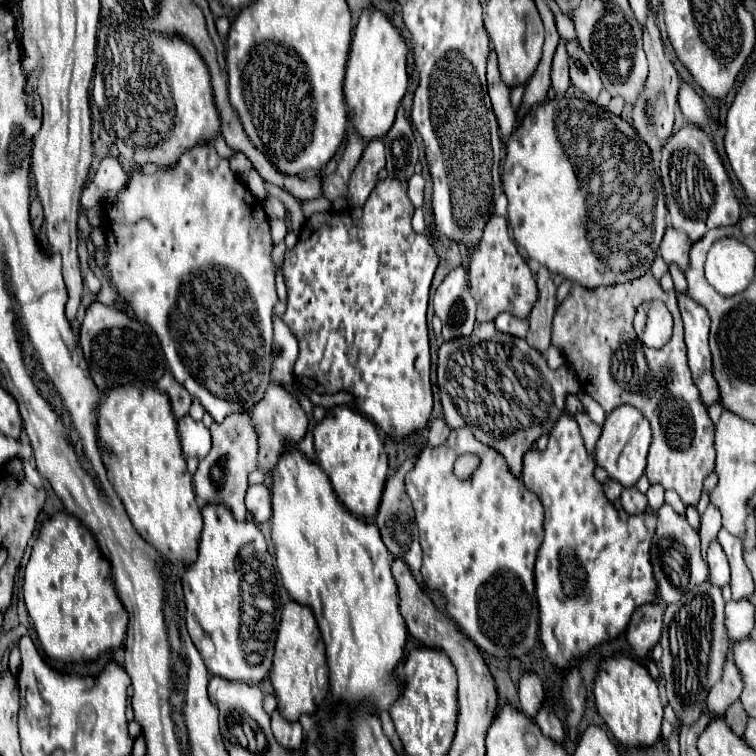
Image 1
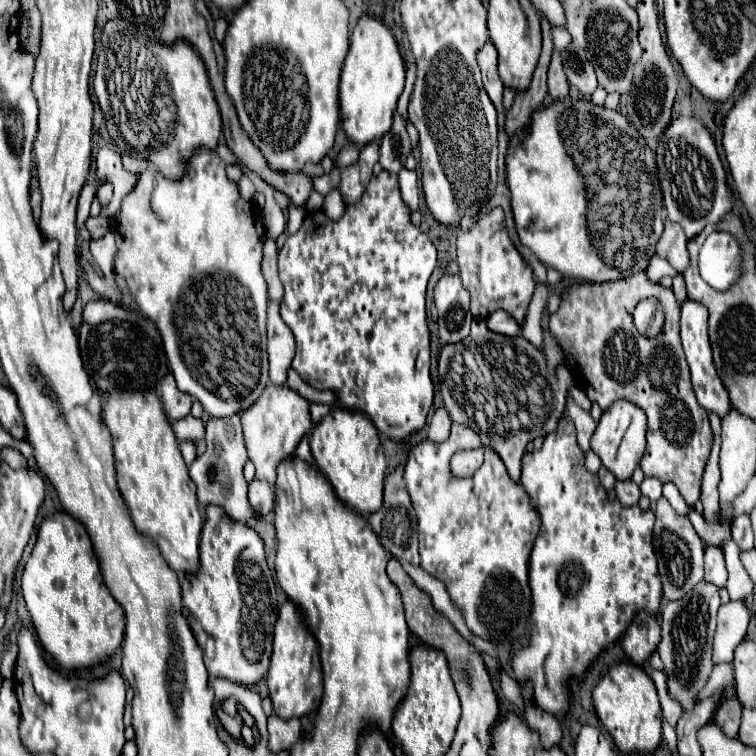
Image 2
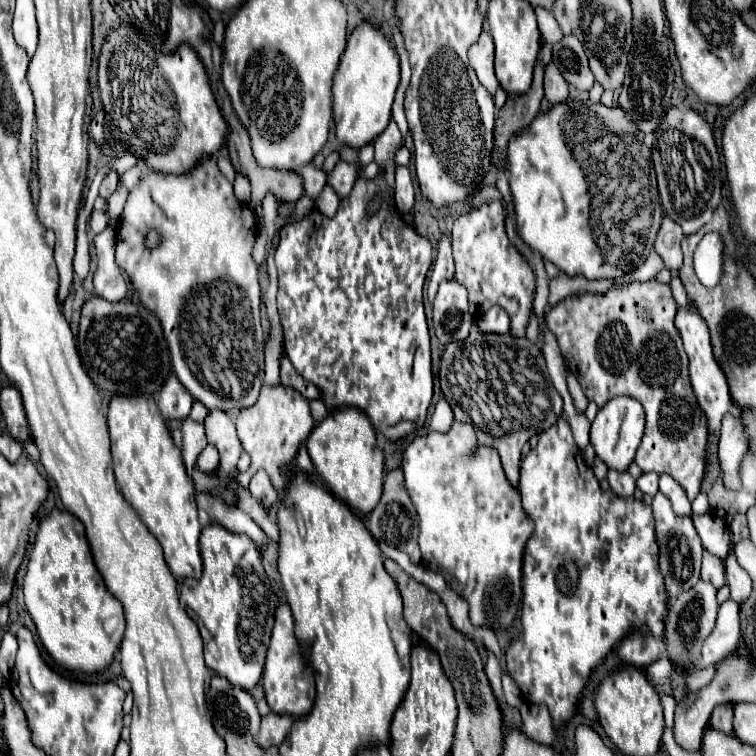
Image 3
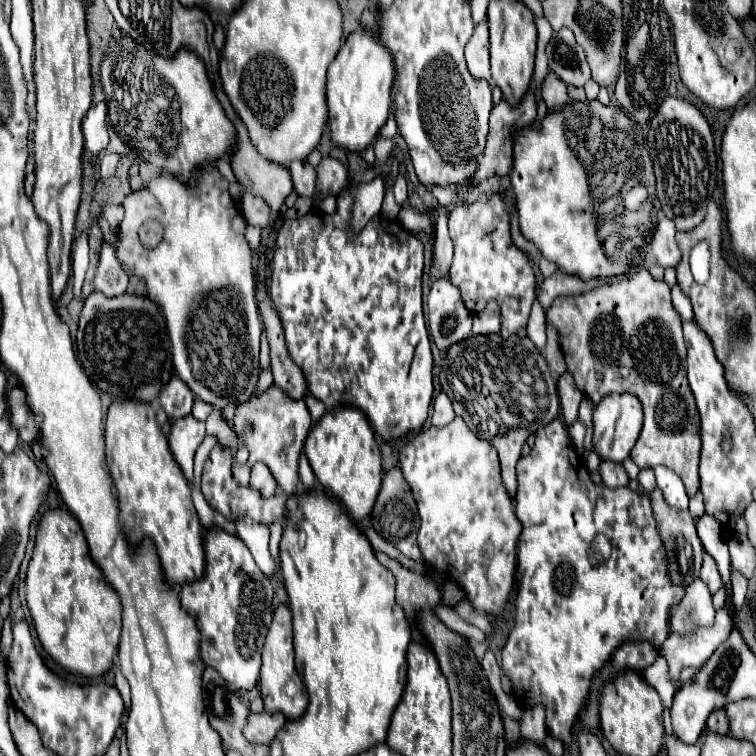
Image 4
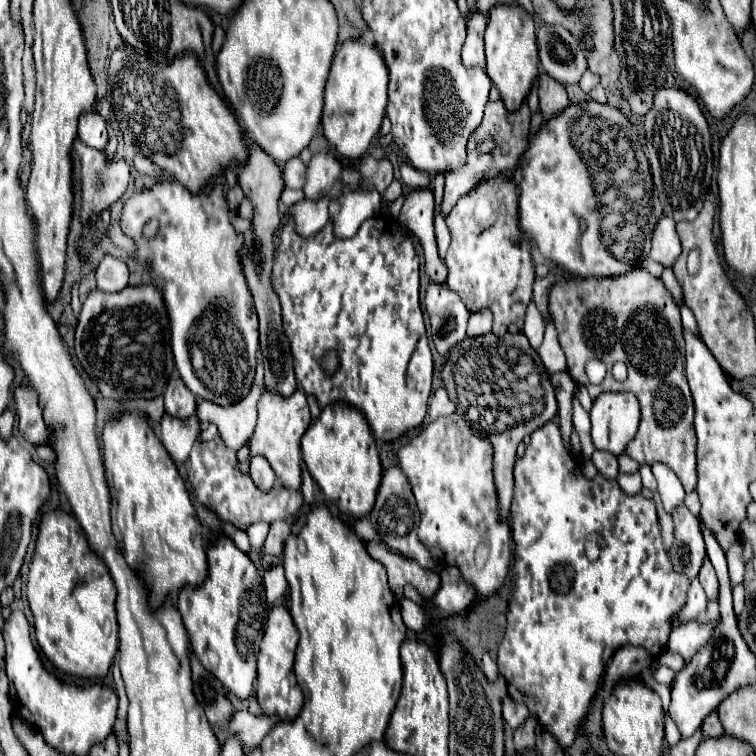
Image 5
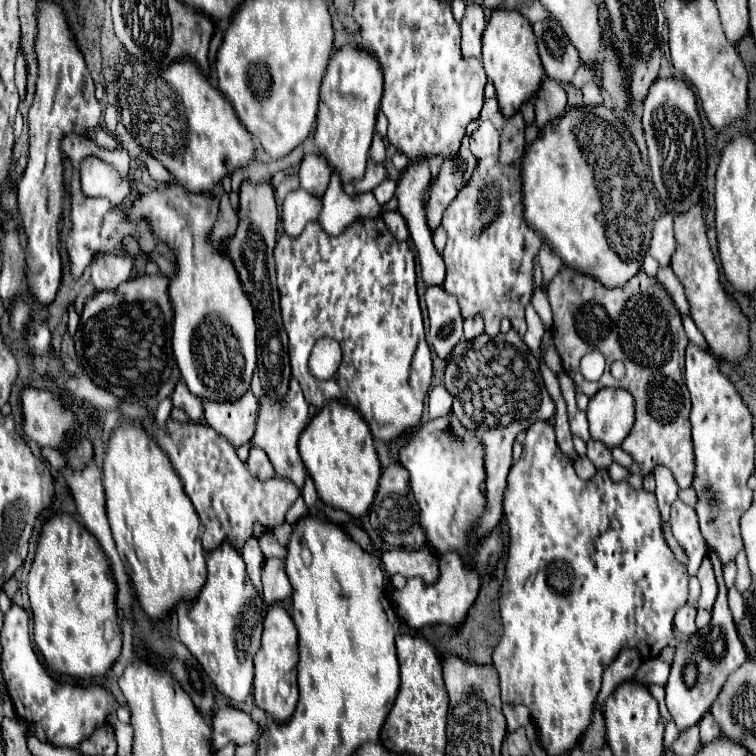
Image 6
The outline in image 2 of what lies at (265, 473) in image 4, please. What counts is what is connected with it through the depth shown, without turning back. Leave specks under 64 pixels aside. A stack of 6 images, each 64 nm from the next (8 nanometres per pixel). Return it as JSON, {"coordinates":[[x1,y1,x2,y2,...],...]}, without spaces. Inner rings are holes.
{"coordinates":[[254,480,248,484,248,502,258,516,268,516,274,510,274,490,266,480]]}

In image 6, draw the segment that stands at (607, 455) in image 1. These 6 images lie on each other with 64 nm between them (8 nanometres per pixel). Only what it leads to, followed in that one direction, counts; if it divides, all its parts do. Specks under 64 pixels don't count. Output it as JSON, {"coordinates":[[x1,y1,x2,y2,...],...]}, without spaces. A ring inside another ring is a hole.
{"coordinates":[[604,388,598,390,588,404,590,436,600,440,606,448,616,448,636,422,636,408,632,394,626,390]]}

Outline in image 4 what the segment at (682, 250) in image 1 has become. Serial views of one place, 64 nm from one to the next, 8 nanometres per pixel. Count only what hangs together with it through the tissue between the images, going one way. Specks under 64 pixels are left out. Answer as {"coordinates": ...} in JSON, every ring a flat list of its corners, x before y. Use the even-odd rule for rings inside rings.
{"coordinates":[[660,218,652,236,652,252,660,266,676,268,680,262,680,248,676,244,676,224,670,218]]}

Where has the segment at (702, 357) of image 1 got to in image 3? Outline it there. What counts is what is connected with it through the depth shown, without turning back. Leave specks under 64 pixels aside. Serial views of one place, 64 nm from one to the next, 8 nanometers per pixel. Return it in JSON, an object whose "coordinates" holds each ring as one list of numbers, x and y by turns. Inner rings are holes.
{"coordinates":[[694,304,690,306,684,306,678,310,678,316,676,316,676,328,682,336,682,342,684,342,684,348,686,348,686,354,688,354,688,360,690,360,690,382,692,382,692,388,694,388,694,394,696,394,696,400,700,404,700,408,704,410,706,418,708,418,708,428,710,432,712,430,720,430,720,422,726,414,734,414,734,416,740,416,742,410,732,402,730,398,730,392,728,392,728,384,726,384,726,378,724,374,720,372,720,366,716,364,714,356,712,356,712,346,710,346,710,334,708,334,708,326,704,324,704,318,700,316,700,312,696,312]]}

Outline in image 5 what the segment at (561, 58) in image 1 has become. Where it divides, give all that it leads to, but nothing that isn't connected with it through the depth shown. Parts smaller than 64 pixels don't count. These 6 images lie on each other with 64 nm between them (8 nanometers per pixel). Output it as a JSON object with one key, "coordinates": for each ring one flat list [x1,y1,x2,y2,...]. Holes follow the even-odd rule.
{"coordinates":[[542,74,540,76,540,108,544,118,548,120,550,116,562,112,568,106,568,96,566,96,566,88,552,80,552,76]]}

